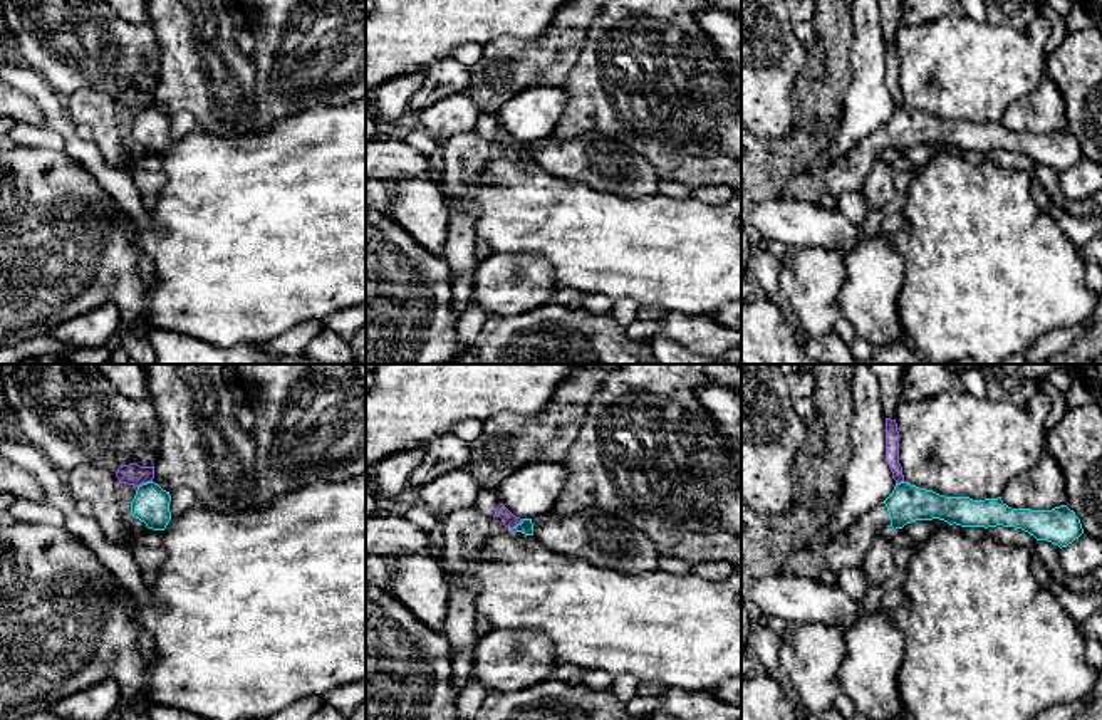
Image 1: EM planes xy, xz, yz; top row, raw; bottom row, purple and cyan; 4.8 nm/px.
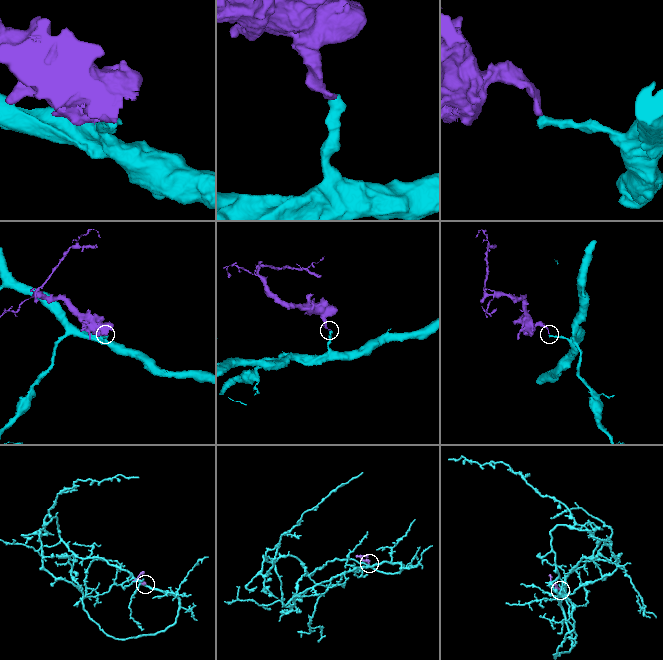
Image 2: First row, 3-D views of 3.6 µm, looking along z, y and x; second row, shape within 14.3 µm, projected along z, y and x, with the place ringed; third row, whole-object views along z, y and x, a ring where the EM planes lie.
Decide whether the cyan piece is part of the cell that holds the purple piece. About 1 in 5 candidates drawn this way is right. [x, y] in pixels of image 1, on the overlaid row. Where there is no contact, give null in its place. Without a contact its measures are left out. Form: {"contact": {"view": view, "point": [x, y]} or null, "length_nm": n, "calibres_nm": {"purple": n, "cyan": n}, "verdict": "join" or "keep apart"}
{"contact": {"view": "xy", "point": [145, 482]}, "length_nm": 80, "calibres_nm": {"purple": 100, "cyan": 180}, "verdict": "keep apart"}

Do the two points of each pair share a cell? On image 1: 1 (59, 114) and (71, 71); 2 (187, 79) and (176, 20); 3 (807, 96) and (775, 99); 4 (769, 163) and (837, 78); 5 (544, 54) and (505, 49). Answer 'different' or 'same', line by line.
1: different
2: same
3: different
4: same
5: same

